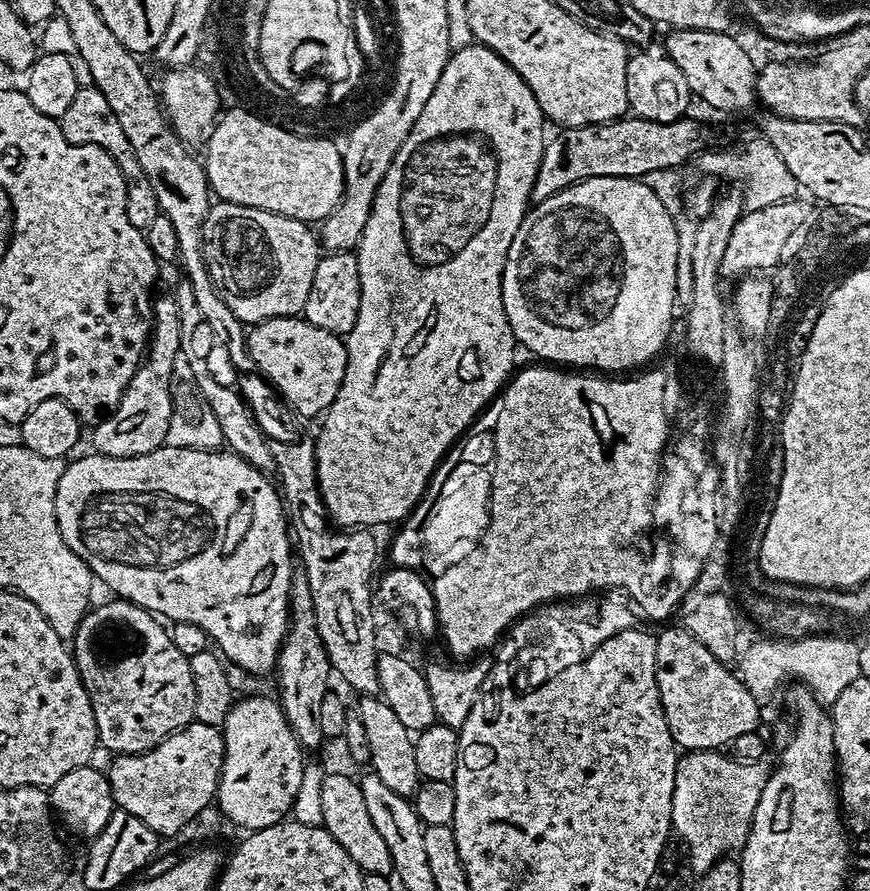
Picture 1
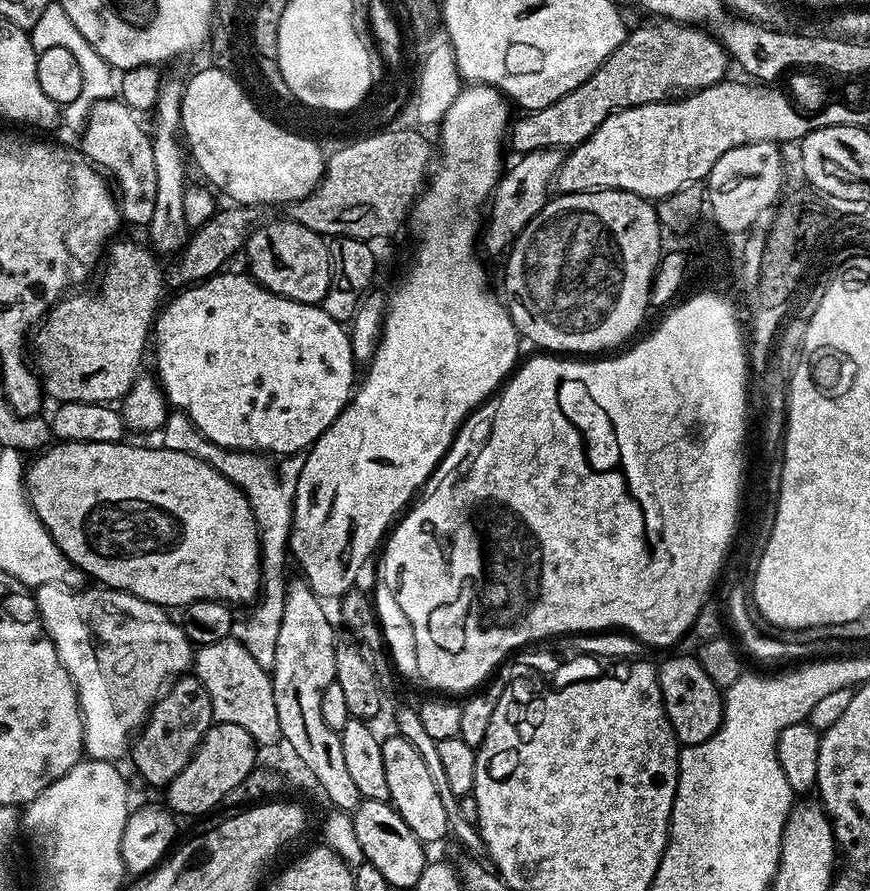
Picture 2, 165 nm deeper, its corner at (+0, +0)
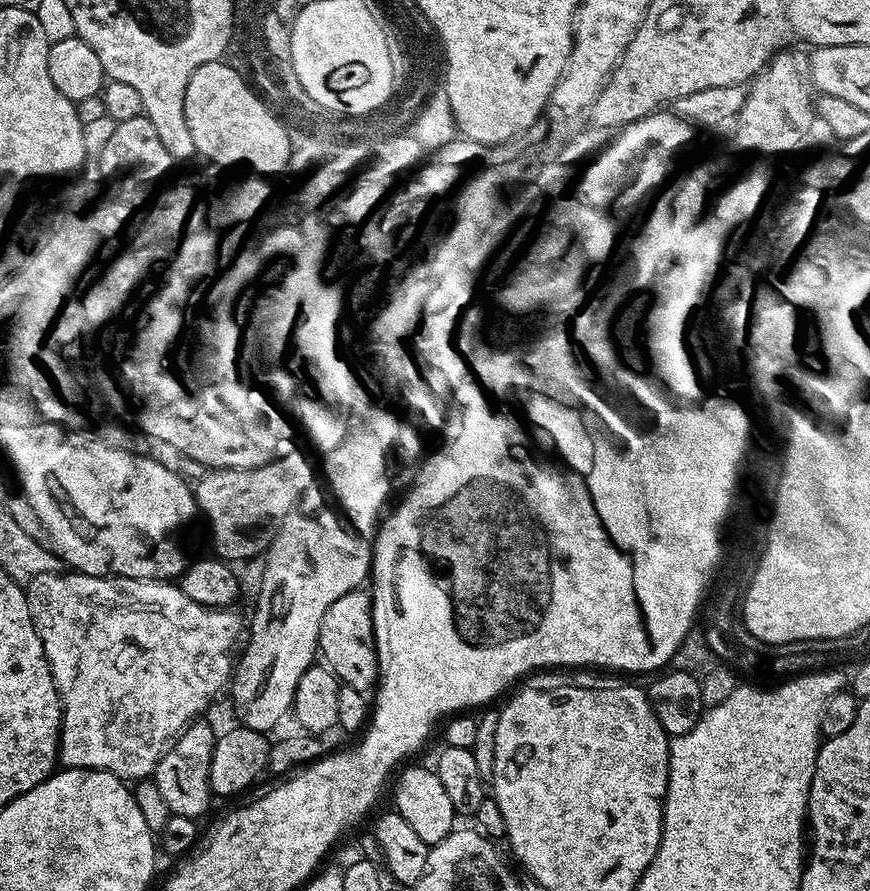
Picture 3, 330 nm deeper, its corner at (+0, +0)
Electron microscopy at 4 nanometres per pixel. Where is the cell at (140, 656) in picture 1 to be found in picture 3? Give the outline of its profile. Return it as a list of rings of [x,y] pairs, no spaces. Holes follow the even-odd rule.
[[[197,718],[185,726],[184,731],[164,749],[163,756],[156,763],[154,781],[156,792],[171,815],[200,818],[207,810],[208,803],[214,800],[213,790],[208,784],[208,774],[217,735],[217,729],[212,729],[204,718]]]

